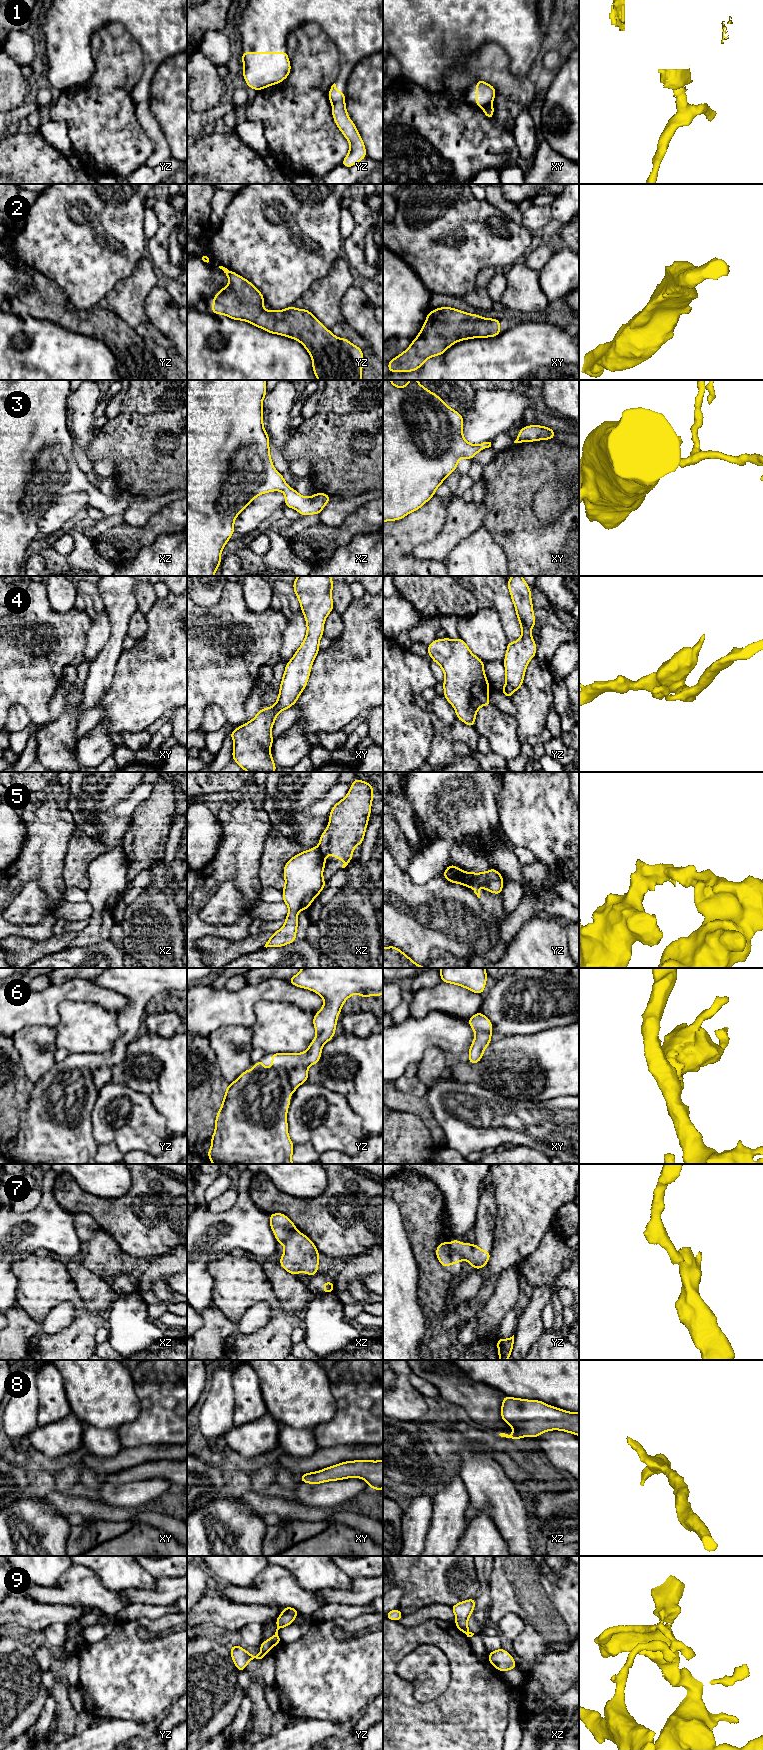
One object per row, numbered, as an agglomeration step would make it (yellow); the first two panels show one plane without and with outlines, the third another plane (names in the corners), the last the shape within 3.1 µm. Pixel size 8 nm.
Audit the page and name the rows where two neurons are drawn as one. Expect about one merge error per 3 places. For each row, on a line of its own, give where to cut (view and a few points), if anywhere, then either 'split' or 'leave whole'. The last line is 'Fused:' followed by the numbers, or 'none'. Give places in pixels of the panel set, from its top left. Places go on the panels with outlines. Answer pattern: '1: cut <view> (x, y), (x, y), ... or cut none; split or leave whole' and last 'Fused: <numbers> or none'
1: cut yz (343, 99), (332, 105); split
2: cut none; leave whole
3: cut none; leave whole
4: cut none; leave whole
5: cut xz (317, 847), (324, 863); split
6: cut none; leave whole
7: cut xz (295, 1229), (283, 1243); split
8: cut none; leave whole
9: cut yz (261, 1650), (265, 1653); split
Fused: 1, 5, 7, 9

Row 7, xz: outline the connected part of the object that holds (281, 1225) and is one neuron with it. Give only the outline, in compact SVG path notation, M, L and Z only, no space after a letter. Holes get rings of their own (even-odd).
M272 1213L270 1216L270 1227L279 1244L286 1241L290 1233L296 1230L295 1224L282 1213Z

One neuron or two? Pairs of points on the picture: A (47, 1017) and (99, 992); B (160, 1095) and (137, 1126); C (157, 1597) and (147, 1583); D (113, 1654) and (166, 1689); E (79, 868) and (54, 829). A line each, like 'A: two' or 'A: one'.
A: one
B: two
C: two
D: one
E: two

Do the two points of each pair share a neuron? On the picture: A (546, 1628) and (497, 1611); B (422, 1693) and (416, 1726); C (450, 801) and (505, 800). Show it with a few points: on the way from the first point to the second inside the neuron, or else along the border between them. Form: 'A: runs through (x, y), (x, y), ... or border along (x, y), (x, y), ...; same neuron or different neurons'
A: runs through (534, 1616), (525, 1607), (509, 1607); same neuron
B: border along (442, 1693), (424, 1703), (420, 1703), (413, 1696); different neurons
C: border along (502, 782), (498, 799), (499, 823); different neurons

